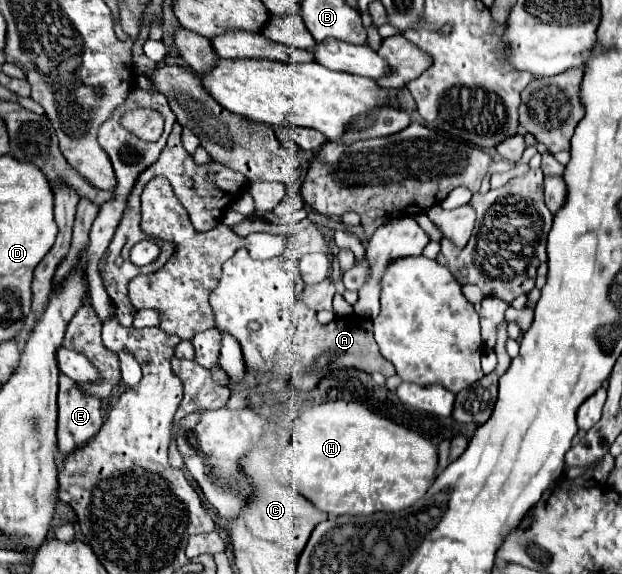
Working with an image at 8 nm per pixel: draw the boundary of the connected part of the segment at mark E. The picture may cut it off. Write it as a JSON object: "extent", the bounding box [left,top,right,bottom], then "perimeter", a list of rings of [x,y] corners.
{"extent":[57,374,103,456],"perimeter":[[[61,374],[57,404],[57,448],[61,456],[67,456],[99,432],[103,424],[101,400],[83,392],[71,378]]]}

